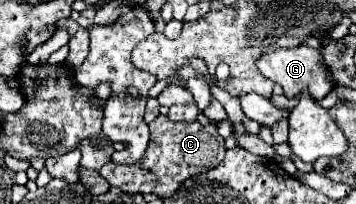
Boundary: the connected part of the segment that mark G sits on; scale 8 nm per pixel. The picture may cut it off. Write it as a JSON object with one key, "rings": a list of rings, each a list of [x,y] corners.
{"rings":[[[297,46],[297,48],[277,48],[277,50],[269,52],[269,54],[263,54],[257,60],[257,68],[259,68],[259,72],[265,78],[269,78],[275,84],[279,84],[285,90],[287,98],[295,98],[303,90],[309,88],[311,96],[315,100],[321,100],[321,98],[325,98],[333,90],[333,82],[329,82],[329,70],[323,64],[323,56],[315,48],[303,48],[303,46]]]}

